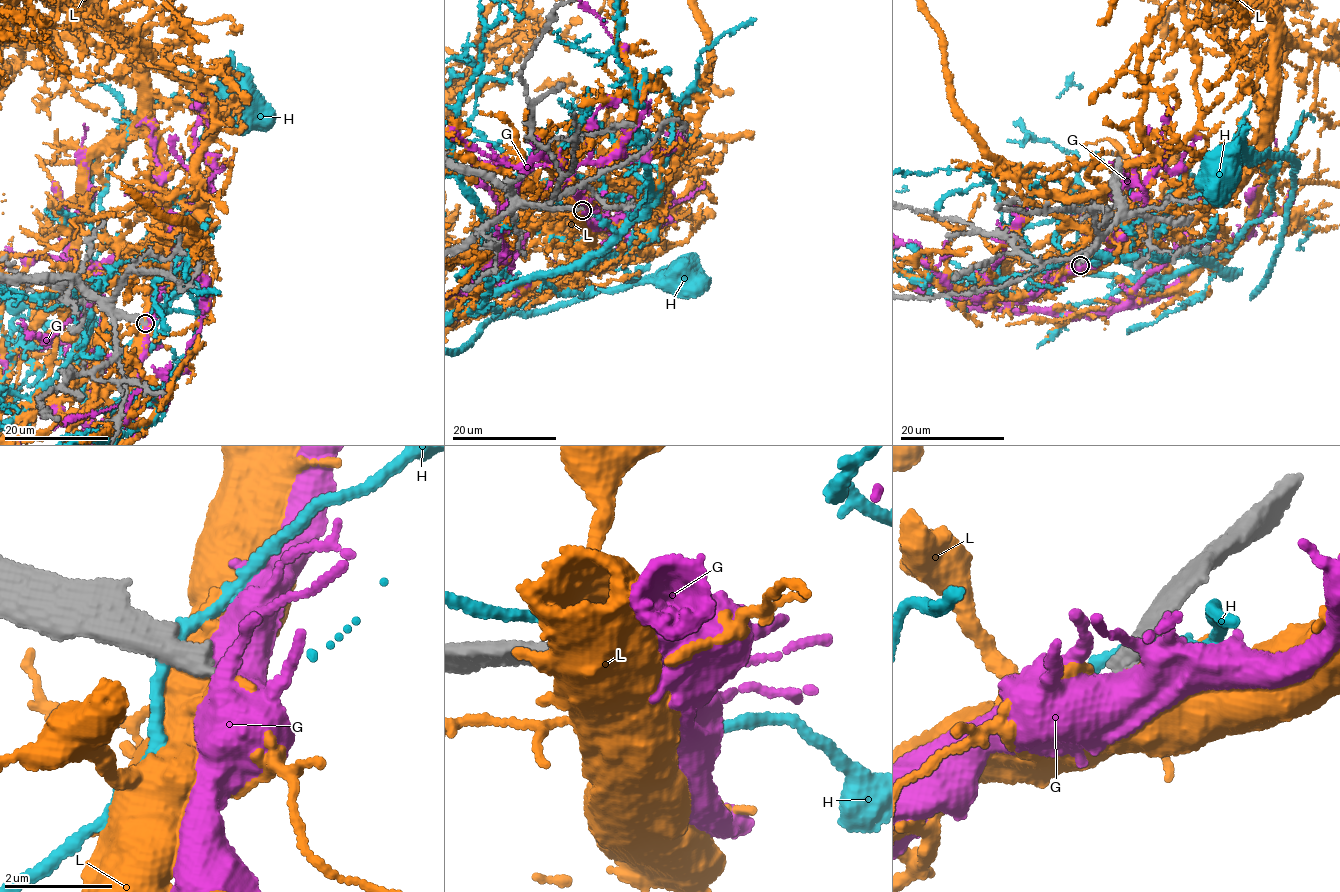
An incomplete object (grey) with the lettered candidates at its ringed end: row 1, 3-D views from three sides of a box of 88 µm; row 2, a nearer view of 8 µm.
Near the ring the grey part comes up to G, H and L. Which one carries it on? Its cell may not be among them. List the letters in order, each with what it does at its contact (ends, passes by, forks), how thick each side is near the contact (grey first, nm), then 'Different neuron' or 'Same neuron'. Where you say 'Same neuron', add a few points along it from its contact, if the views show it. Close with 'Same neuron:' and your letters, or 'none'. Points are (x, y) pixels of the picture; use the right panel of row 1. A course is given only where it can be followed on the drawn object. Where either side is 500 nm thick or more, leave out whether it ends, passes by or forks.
G: Thickness 400 nm (grey) against 550 nm. Different neuron
H: Thickness 600 nm (grey) against 240 nm. Different neuron
L: Thickness 480 nm (grey) against 550 nm. Different neuron
Same neuron: none

